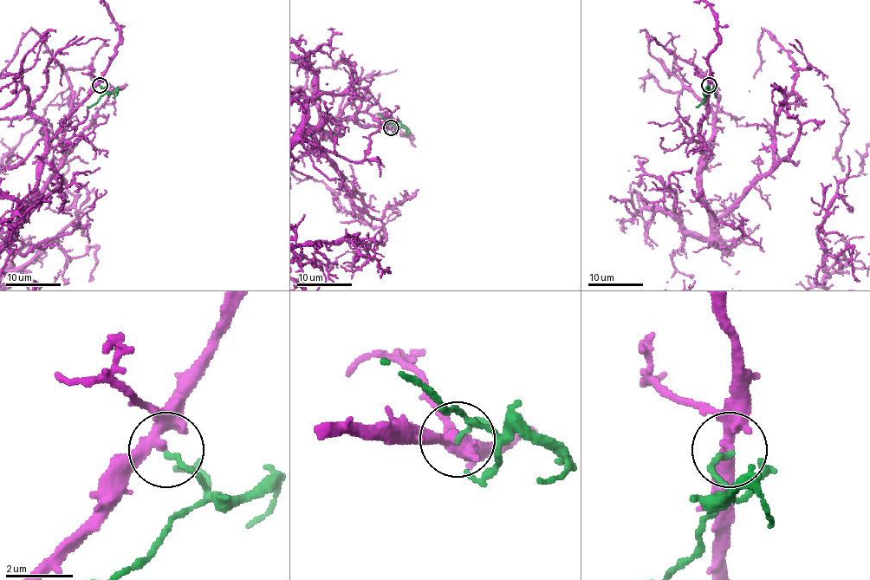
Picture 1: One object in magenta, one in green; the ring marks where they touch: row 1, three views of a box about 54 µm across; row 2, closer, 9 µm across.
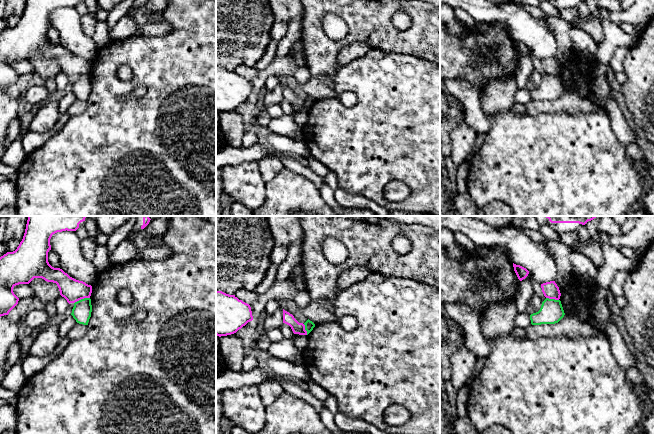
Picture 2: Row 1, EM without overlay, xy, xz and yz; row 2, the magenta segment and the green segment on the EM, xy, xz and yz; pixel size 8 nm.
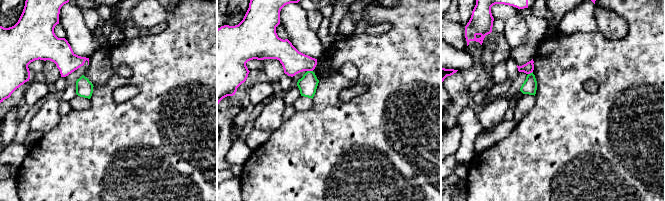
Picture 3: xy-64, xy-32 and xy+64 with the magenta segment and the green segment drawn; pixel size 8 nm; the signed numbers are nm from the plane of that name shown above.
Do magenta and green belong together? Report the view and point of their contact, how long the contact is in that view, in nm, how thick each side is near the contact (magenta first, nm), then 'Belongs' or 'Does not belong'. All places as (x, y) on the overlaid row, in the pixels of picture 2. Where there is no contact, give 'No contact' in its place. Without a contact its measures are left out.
Touches magenta at xy (81, 298). Shared border 140 nm. Thickness 180 nm (magenta) against 160 nm. Does not belong

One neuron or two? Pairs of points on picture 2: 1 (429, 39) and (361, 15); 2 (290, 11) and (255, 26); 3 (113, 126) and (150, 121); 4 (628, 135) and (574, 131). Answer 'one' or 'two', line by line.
1: one
2: two
3: one
4: two

